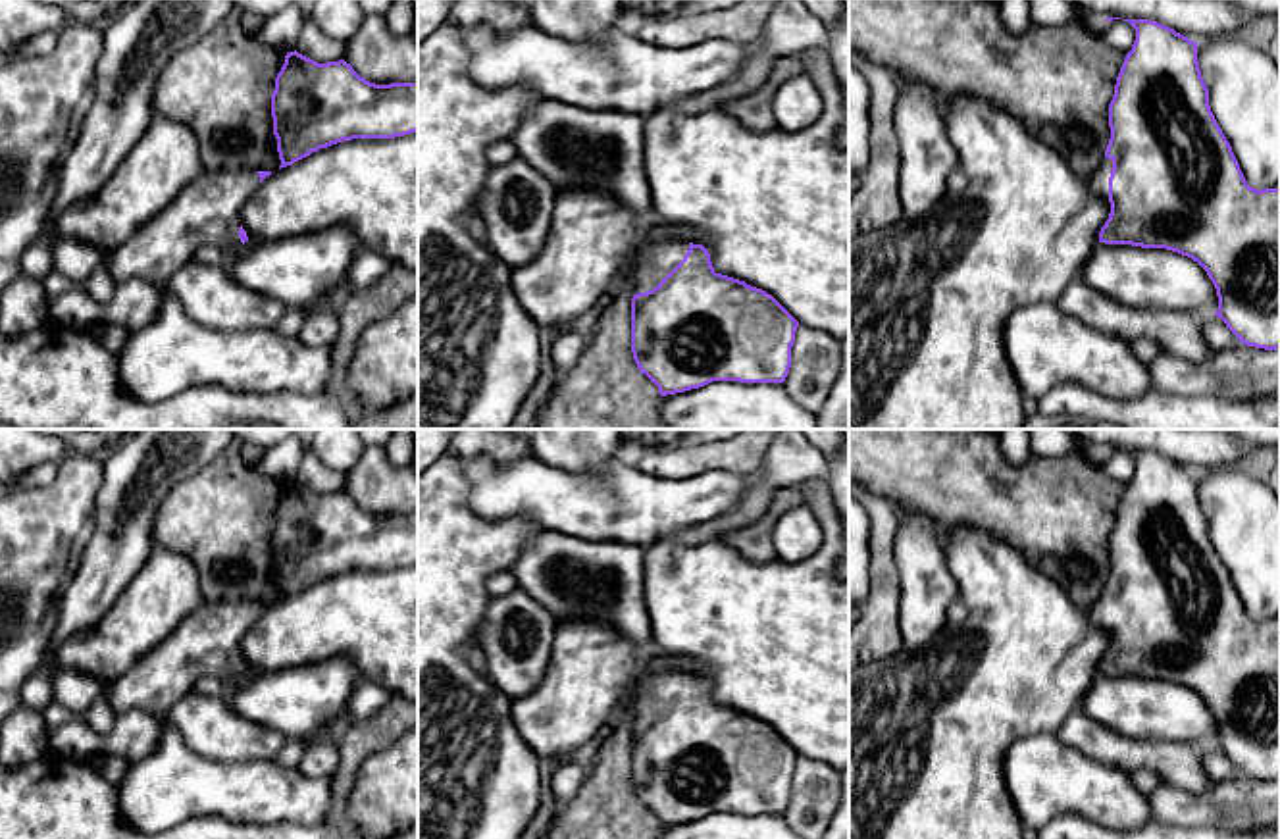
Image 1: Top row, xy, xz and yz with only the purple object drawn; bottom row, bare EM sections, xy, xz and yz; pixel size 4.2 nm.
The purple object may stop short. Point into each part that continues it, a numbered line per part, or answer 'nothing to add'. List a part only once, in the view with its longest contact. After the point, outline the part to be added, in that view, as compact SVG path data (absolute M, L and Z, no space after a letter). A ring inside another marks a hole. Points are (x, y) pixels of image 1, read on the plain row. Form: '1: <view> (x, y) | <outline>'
1: xz (651, 691) | M647 650L637 666L620 710L635 712L635 725L658 718L658 714L683 691L689 675L679 672L654 672L649 668L651 652Z

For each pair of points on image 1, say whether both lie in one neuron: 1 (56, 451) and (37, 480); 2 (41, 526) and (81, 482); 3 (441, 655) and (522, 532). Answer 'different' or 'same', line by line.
1: different
2: same
3: same

